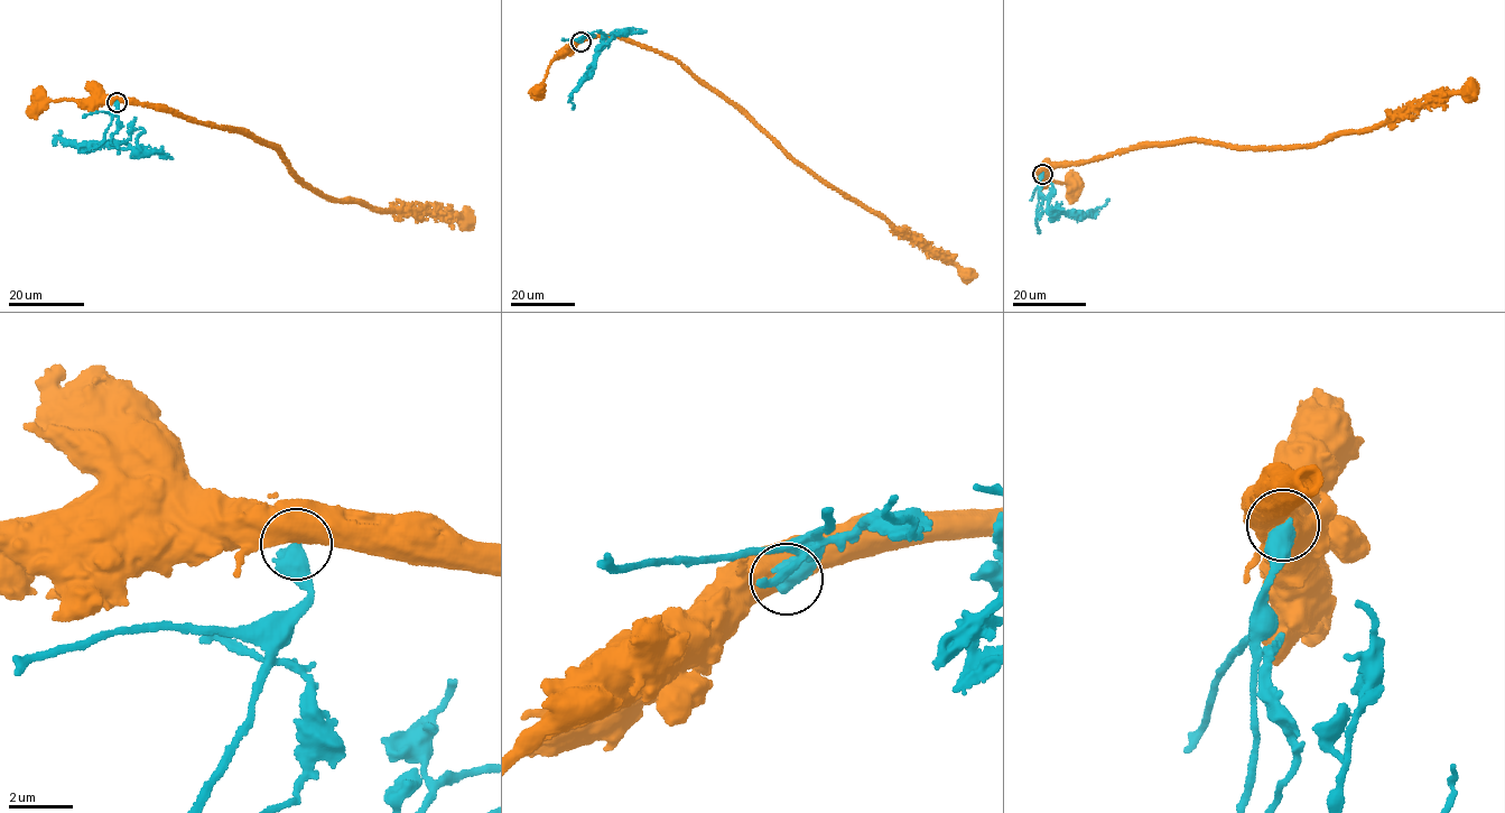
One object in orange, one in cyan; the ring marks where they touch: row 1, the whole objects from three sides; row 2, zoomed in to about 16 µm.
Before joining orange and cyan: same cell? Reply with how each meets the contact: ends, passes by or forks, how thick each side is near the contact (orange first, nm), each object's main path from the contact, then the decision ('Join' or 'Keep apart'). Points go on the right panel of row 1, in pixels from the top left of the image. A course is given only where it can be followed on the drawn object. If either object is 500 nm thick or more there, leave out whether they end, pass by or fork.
Thickness 750 nm (orange) against 650 nm. Course of orange: (1041, 174), (1057, 165), (1192, 138), (1267, 147), (1317, 142), (1372, 128), (1469, 89). Course of cyan: (1041, 174), (1038, 216), (1053, 191), (1047, 212), (1050, 214), (1058, 208), (1085, 216), (1107, 199). Keep apart

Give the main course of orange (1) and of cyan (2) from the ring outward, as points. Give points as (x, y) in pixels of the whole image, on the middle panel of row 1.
1: (581, 42), (601, 36), (620, 38), (675, 58), (744, 111), (795, 159), (894, 227), (948, 256), (967, 274)
2: (581, 42), (593, 36), (593, 31), (614, 38), (612, 34), (619, 30), (574, 90), (572, 109)

